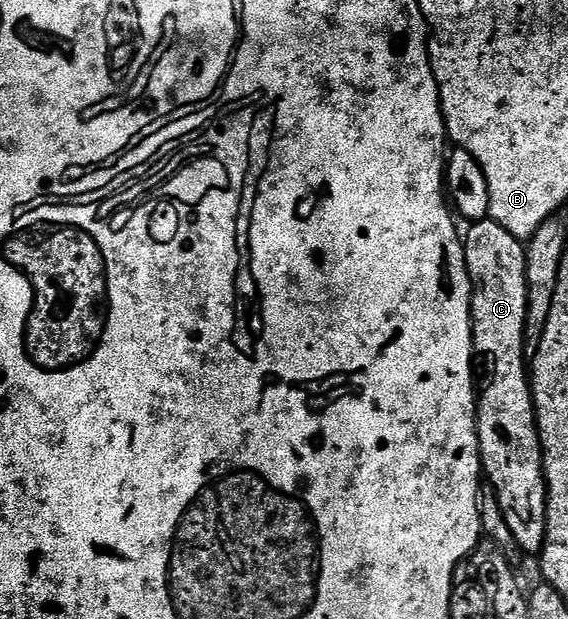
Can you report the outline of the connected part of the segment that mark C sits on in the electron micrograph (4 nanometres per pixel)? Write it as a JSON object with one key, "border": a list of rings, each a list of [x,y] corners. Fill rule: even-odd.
{"border":[[[488,218],[476,221],[470,228],[473,229],[469,233],[467,231],[464,233],[463,243],[465,245],[465,264],[469,267],[469,280],[473,284],[473,347],[478,357],[490,356],[493,359],[493,373],[489,376],[489,385],[485,389],[483,387],[480,389],[477,402],[477,433],[481,443],[481,466],[488,483],[499,498],[499,506],[507,518],[507,526],[511,526],[511,534],[515,538],[517,548],[520,551],[537,554],[545,547],[545,535],[547,534],[547,522],[549,521],[549,493],[545,482],[545,454],[541,451],[541,432],[537,428],[537,409],[533,402],[531,368],[527,363],[525,354],[525,323],[527,322],[526,245],[522,241],[515,239],[507,230],[503,230],[503,226],[499,226]]]}

